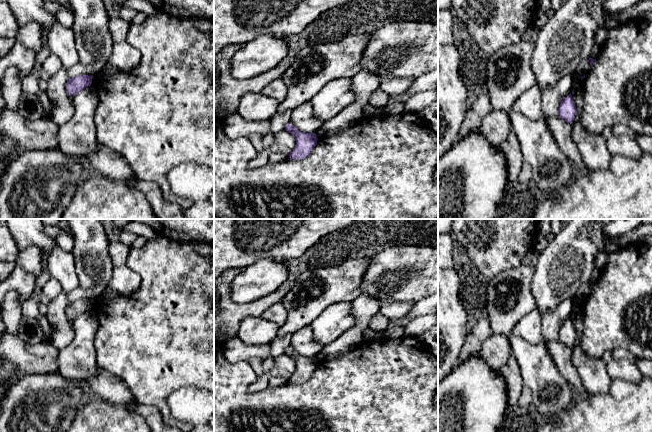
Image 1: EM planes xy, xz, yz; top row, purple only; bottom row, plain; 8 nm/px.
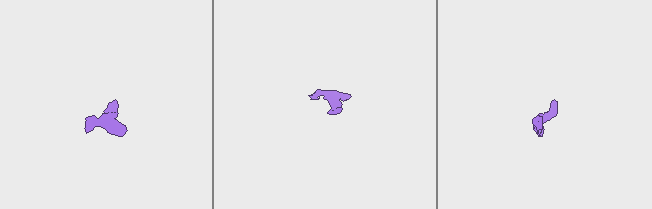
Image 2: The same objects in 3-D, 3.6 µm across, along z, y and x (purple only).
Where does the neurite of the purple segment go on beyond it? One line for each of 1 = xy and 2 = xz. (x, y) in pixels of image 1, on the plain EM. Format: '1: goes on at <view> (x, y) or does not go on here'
1: does not go on here
2: does not go on here

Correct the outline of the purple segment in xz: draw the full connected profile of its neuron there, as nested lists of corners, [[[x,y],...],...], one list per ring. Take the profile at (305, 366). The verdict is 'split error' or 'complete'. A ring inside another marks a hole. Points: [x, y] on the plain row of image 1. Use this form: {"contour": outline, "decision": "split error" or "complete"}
{"contour": [[[291,346],[286,349],[285,354],[291,357],[296,363],[296,370],[289,378],[289,382],[294,384],[306,382],[317,368],[318,362],[316,358],[301,356]]], "decision": "complete"}

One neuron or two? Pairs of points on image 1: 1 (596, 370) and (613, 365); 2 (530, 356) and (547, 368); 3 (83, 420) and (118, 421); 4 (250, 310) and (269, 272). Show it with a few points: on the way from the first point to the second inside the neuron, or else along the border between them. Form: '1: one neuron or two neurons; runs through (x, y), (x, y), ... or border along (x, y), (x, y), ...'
1: two neurons; border along (605, 363), (606, 370), (612, 379)
2: one neuron; runs through (534, 360), (543, 368)
3: one neuron; runs through (92, 421), (109, 421)
4: two neurons; border along (276, 289), (246, 303), (236, 303), (232, 300)

